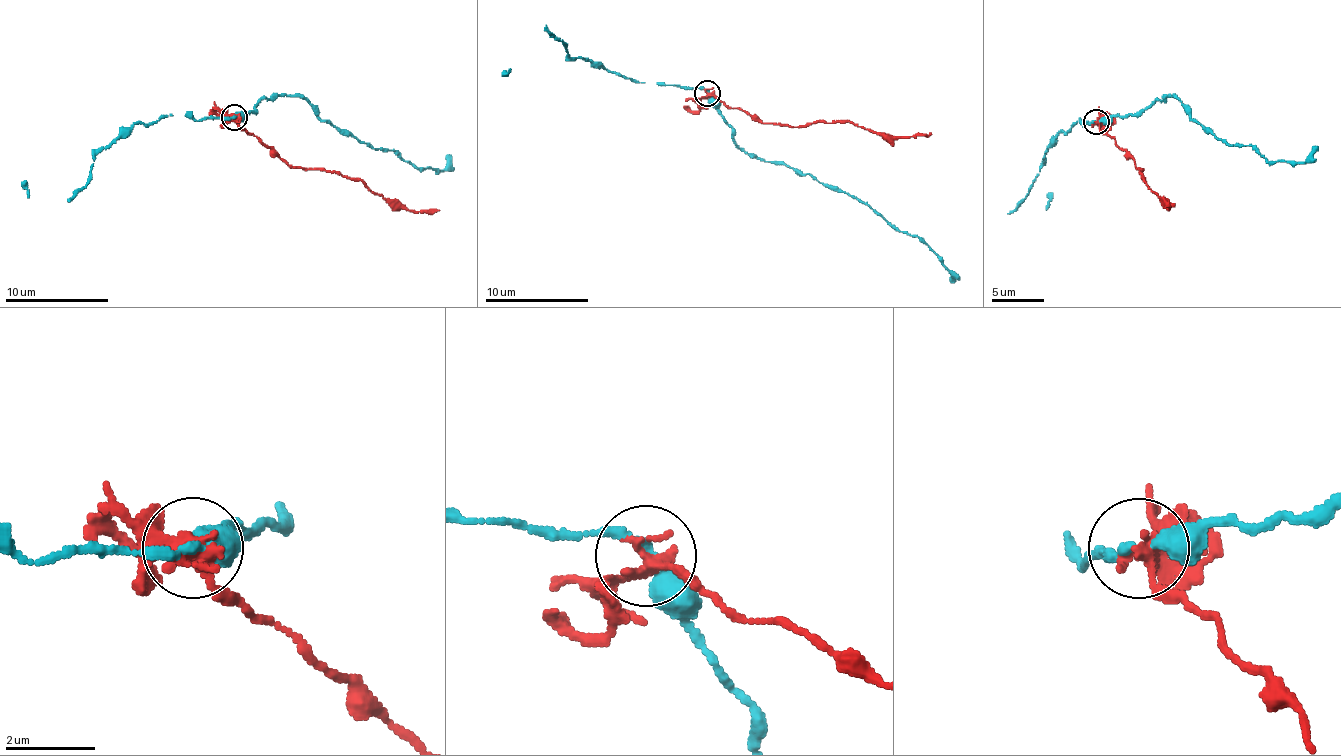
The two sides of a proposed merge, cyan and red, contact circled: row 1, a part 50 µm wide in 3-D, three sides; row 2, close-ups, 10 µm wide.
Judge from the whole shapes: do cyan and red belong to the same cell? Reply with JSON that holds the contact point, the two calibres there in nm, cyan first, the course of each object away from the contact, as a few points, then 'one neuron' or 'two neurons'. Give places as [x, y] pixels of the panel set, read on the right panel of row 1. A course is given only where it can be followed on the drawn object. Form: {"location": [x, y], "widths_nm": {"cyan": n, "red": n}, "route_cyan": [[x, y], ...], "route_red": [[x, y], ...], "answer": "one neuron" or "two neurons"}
{"location": [1096, 121], "widths_nm": {"cyan": 280, "red": 320}, "route_cyan": [[1095, 121], [1140, 112], [1173, 95], [1228, 145], [1249, 145], [1271, 162], [1303, 161], [1317, 145]], "route_red": [[1095, 121], [1133, 158], [1138, 168], [1144, 170], [1140, 172], [1166, 206]], "answer": "two neurons"}

